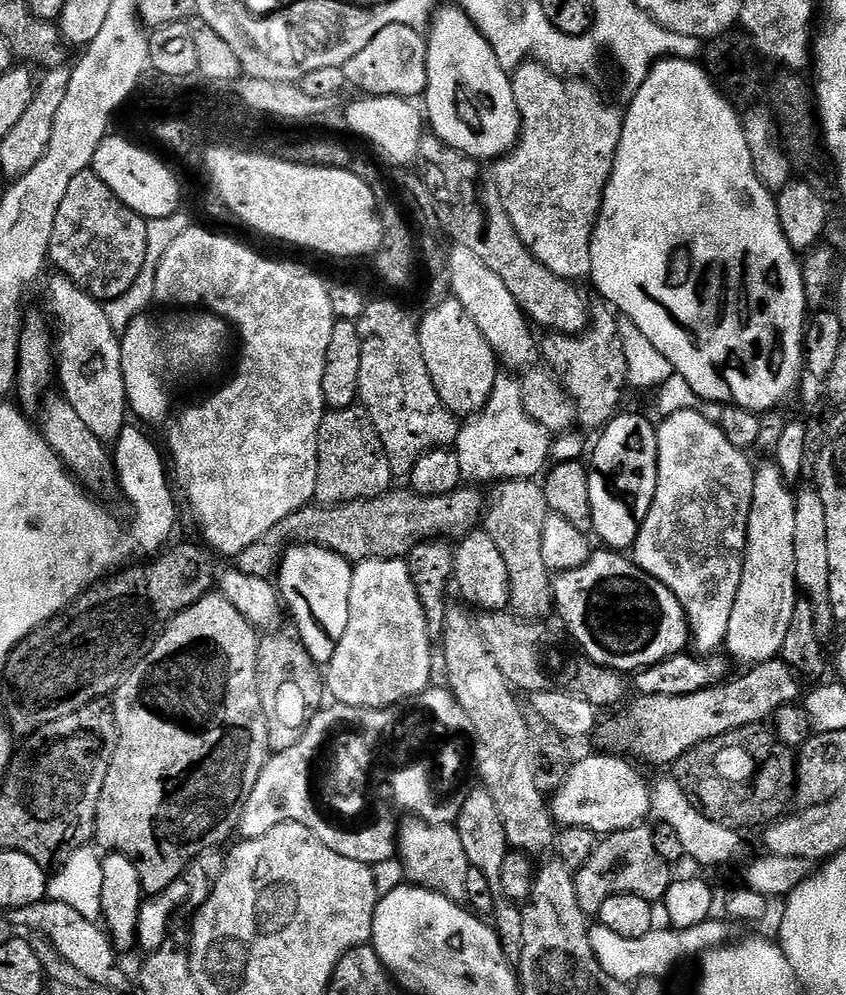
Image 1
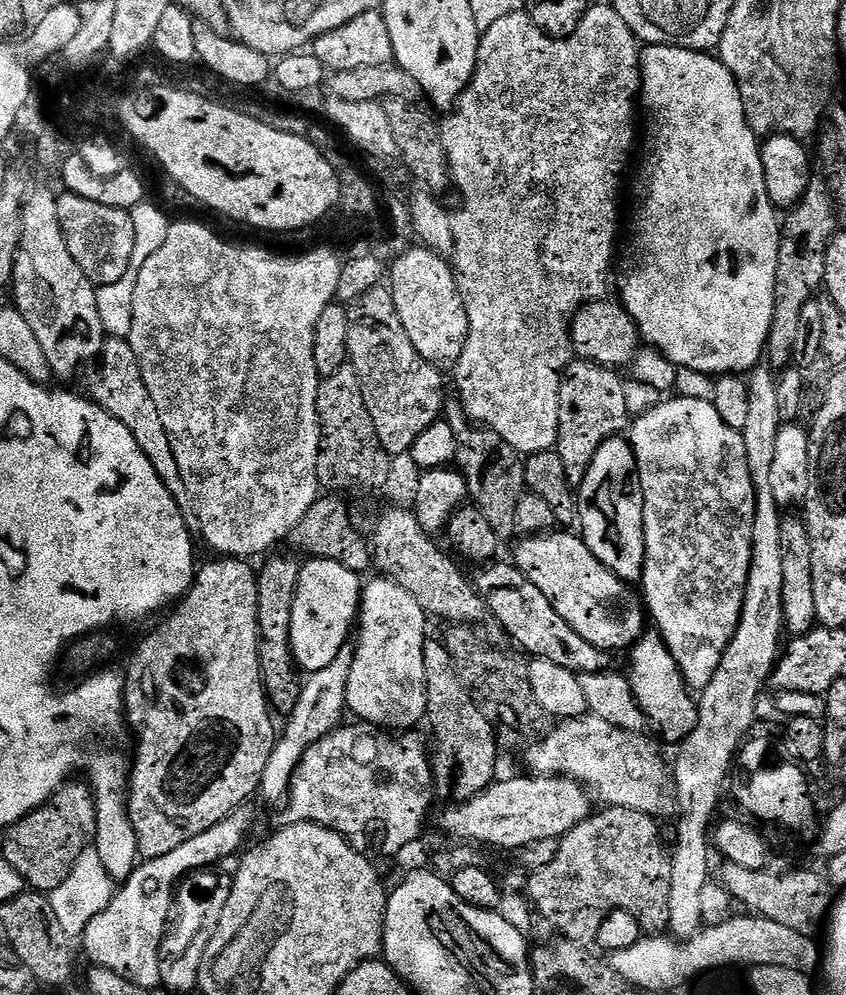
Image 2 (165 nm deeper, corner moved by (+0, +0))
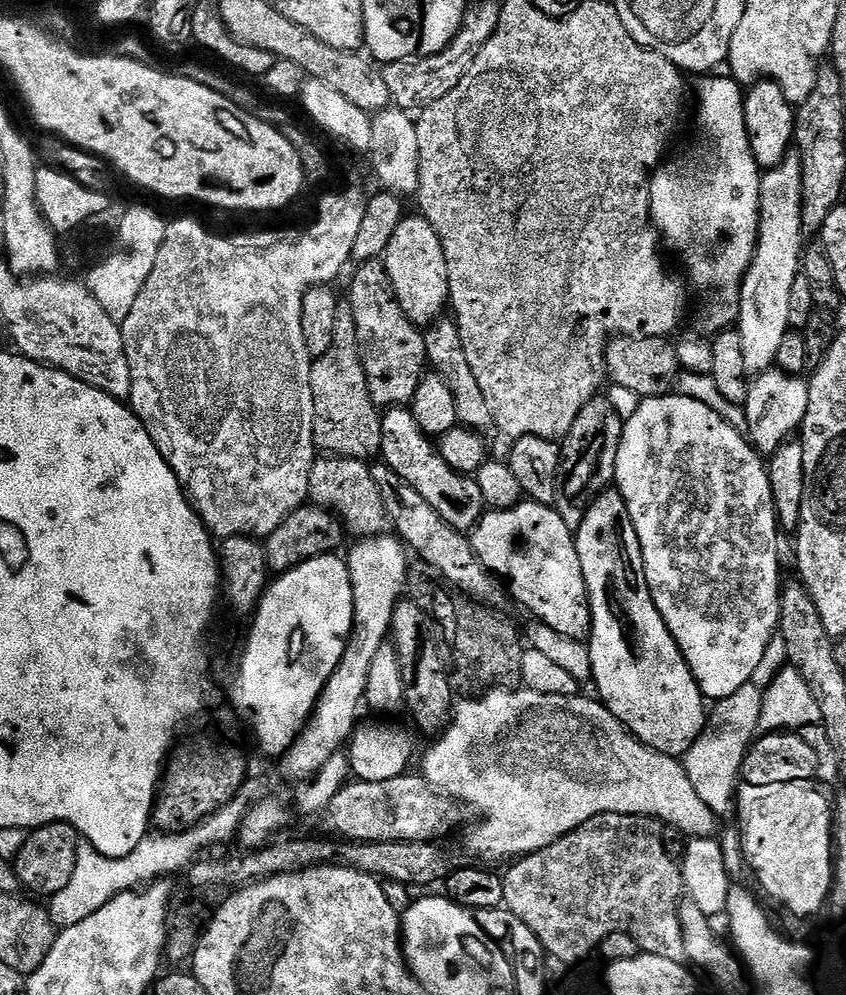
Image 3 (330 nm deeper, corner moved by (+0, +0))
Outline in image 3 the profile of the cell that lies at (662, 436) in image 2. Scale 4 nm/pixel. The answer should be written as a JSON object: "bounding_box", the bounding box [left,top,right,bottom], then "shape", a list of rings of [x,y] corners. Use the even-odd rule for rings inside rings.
{"bounding_box":[615,394,782,702],"shape":[[[675,394],[650,396],[641,399],[632,409],[632,416],[625,419],[622,442],[618,446],[616,459],[615,491],[622,494],[626,502],[626,510],[630,510],[630,522],[634,522],[634,530],[638,534],[638,542],[642,550],[644,573],[650,594],[654,598],[654,606],[658,614],[666,622],[674,642],[680,647],[684,661],[690,666],[690,674],[694,674],[694,682],[698,682],[700,693],[705,701],[717,702],[737,693],[742,686],[752,683],[754,670],[780,627],[780,590],[782,587],[782,571],[778,562],[778,525],[774,498],[770,490],[770,478],[765,461],[759,452],[752,447],[747,435],[739,433],[728,421],[704,406],[700,401]]]}

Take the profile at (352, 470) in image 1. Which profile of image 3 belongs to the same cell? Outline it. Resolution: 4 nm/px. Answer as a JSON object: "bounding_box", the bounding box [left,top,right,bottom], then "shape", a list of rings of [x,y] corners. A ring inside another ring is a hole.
{"bounding_box":[310,302,382,462],"shape":[[[341,302],[338,306],[334,342],[330,350],[312,361],[310,394],[314,394],[314,442],[321,453],[365,462],[380,456],[382,412],[370,398],[352,305],[347,302]]]}

